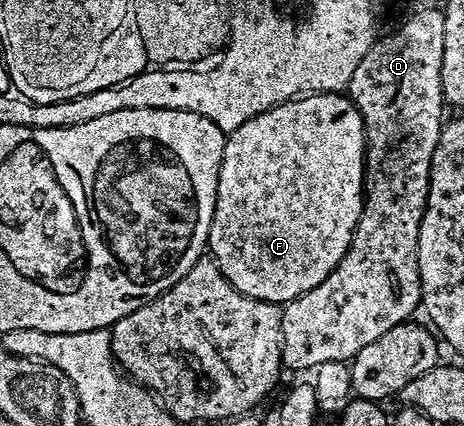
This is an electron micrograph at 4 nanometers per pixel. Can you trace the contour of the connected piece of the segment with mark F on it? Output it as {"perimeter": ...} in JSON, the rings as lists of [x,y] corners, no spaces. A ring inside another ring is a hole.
{"perimeter":[[[313,92],[274,105],[270,110],[242,122],[238,130],[227,133],[222,154],[222,166],[216,191],[214,218],[208,231],[208,247],[211,259],[226,274],[226,278],[242,294],[255,300],[265,300],[281,306],[288,301],[314,290],[331,272],[346,254],[352,241],[354,230],[358,226],[358,218],[364,205],[364,123],[362,114],[357,110],[347,95],[338,92]]]}

